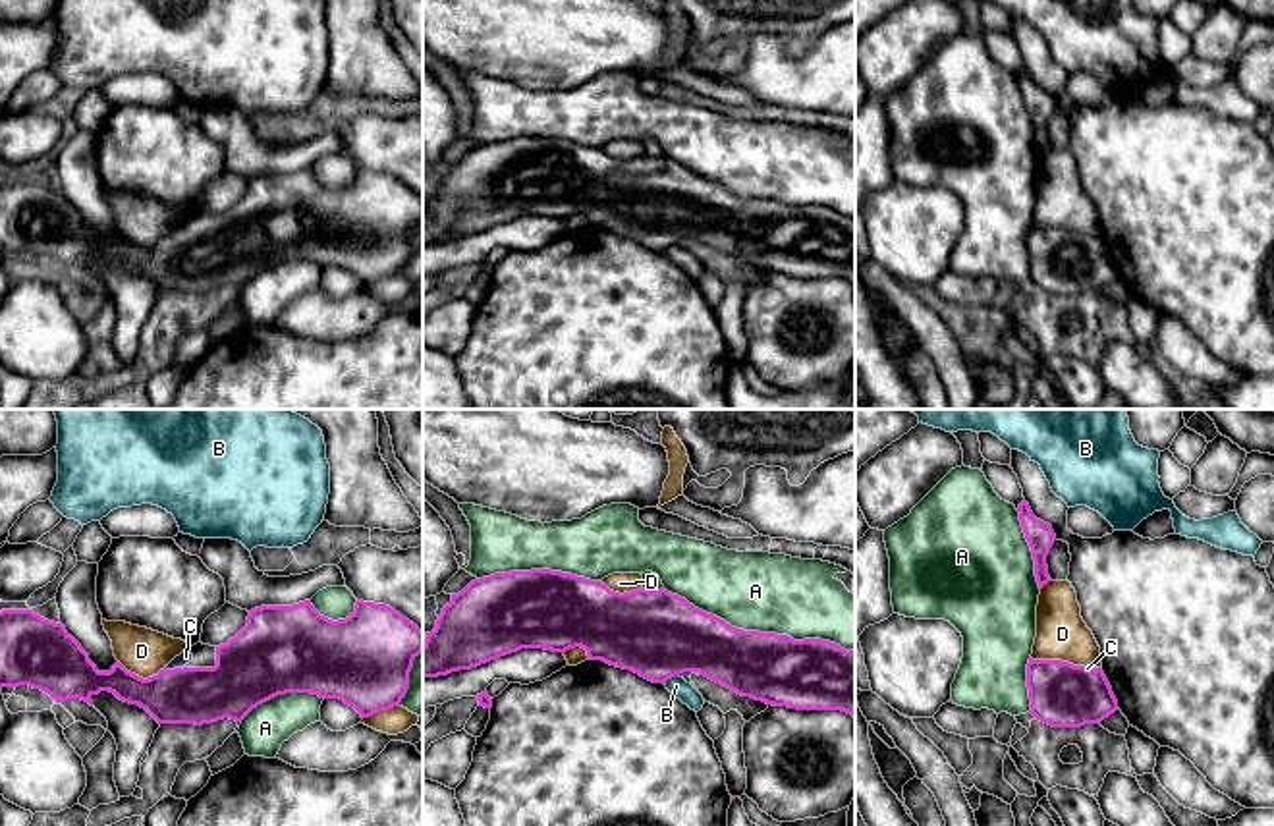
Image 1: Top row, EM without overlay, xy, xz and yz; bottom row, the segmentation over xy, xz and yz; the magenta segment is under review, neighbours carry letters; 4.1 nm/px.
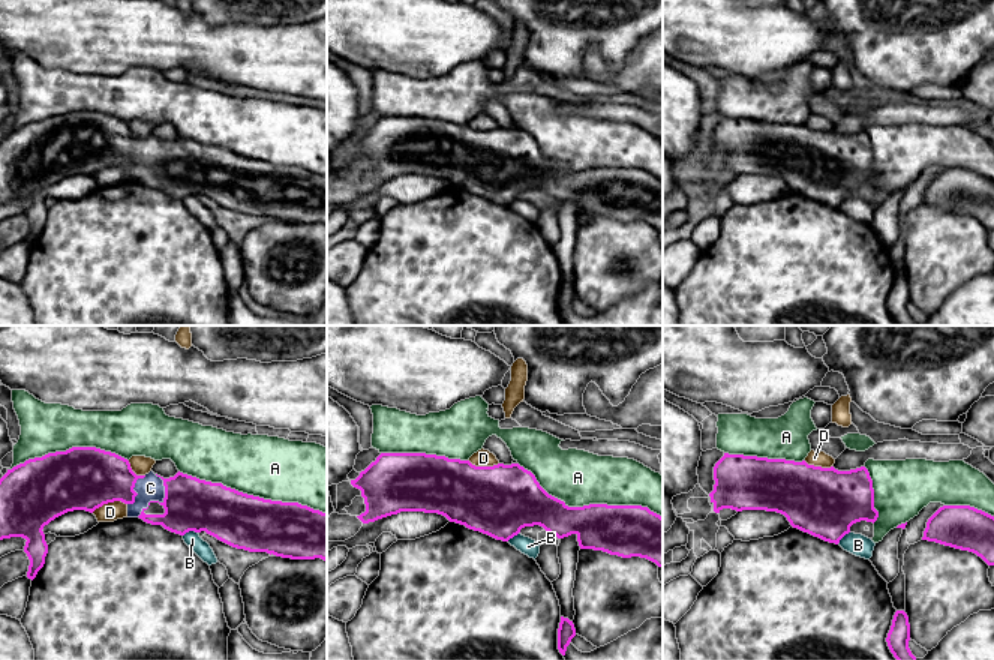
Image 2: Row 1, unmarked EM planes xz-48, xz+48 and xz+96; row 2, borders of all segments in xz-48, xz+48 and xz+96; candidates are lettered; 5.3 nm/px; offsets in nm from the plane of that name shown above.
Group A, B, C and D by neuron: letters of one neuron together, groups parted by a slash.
A / B / C / D

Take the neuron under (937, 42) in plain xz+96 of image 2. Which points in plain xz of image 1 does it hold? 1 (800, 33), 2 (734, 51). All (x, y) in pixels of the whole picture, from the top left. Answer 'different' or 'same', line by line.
1: same
2: same

